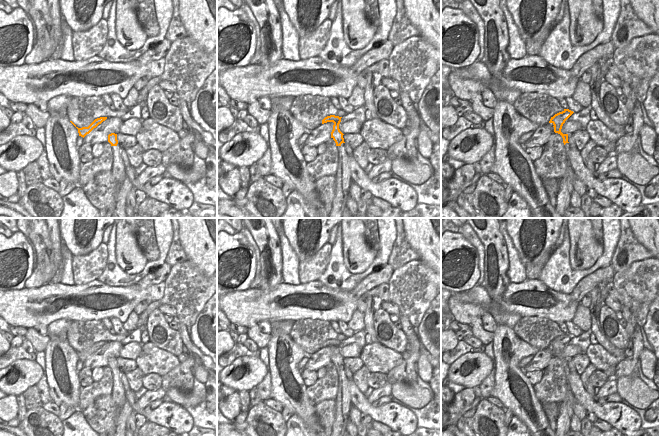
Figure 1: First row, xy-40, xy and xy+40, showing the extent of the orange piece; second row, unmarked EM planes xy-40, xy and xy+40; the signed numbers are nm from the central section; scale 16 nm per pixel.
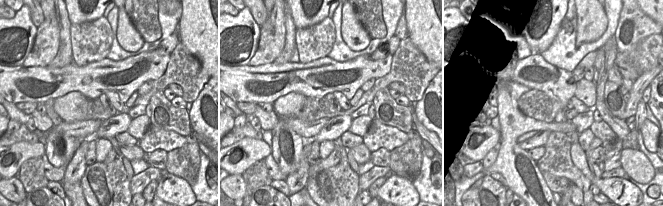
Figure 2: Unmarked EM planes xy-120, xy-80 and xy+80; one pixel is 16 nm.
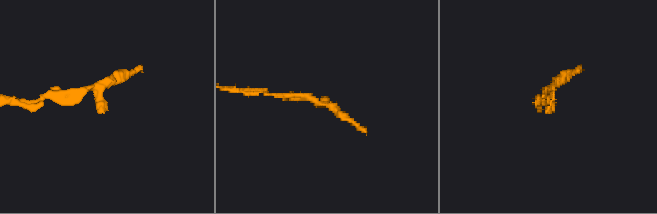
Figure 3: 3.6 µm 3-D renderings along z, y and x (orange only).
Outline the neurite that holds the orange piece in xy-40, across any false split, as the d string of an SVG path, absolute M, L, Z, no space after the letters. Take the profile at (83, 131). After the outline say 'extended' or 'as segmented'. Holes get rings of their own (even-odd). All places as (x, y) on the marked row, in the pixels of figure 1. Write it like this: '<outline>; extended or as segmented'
M100 117L95 119L88 127L82 127L82 128L76 127L78 129L79 136L84 138L87 134L89 134L94 128L96 128L106 119L107 117Z; as segmented

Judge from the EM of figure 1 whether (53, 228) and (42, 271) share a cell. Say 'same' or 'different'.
same

